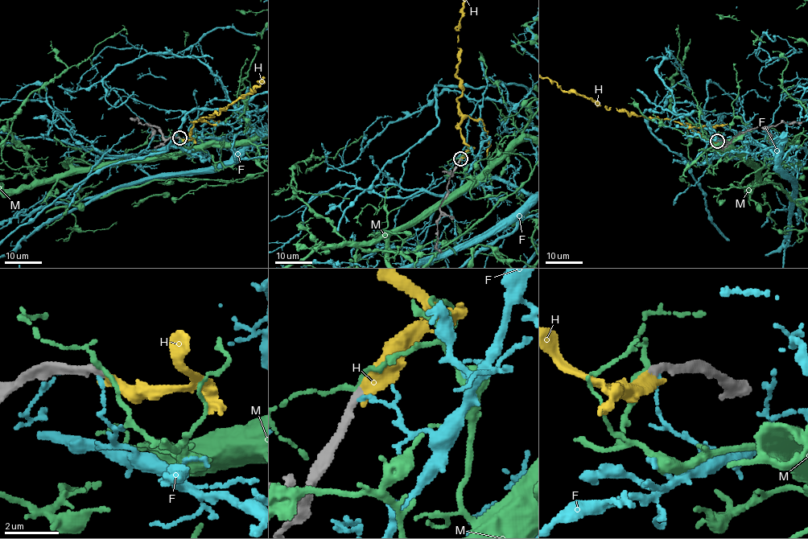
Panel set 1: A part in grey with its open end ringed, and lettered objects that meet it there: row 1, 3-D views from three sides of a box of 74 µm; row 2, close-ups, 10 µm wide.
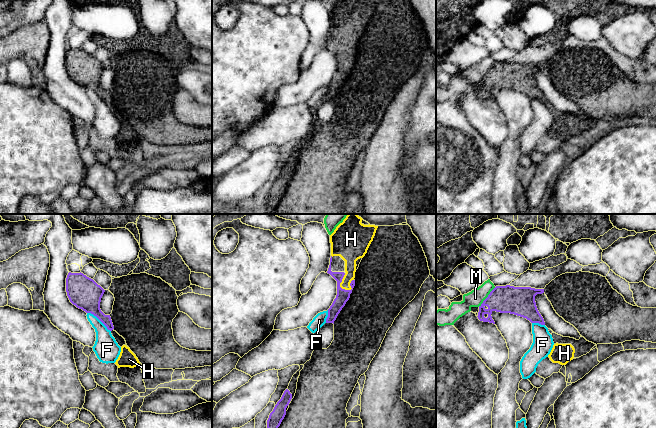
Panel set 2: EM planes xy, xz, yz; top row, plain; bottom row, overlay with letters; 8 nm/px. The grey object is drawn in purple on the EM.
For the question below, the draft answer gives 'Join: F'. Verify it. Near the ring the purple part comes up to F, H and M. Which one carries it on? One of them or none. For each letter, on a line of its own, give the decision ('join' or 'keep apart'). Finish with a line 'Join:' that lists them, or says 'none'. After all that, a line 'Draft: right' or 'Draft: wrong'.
F: keep apart
H: join
M: keep apart
Join: H
Draft: wrong

